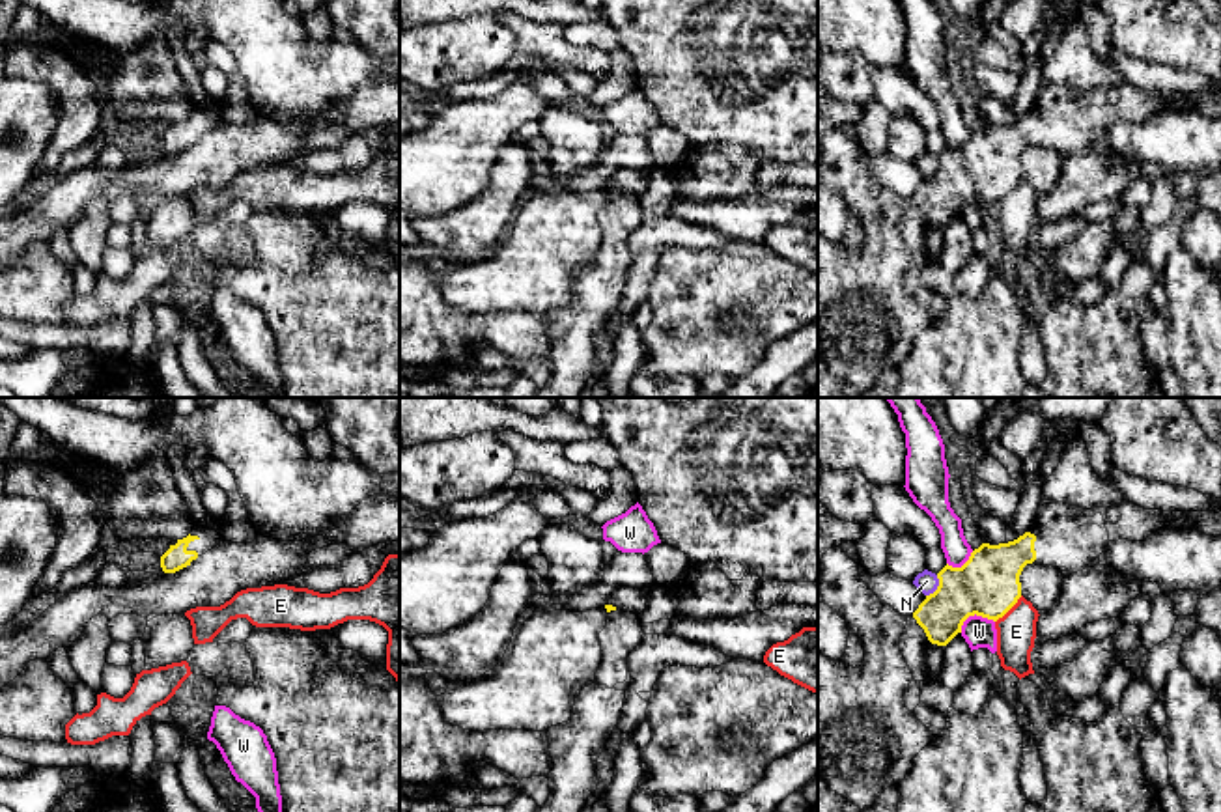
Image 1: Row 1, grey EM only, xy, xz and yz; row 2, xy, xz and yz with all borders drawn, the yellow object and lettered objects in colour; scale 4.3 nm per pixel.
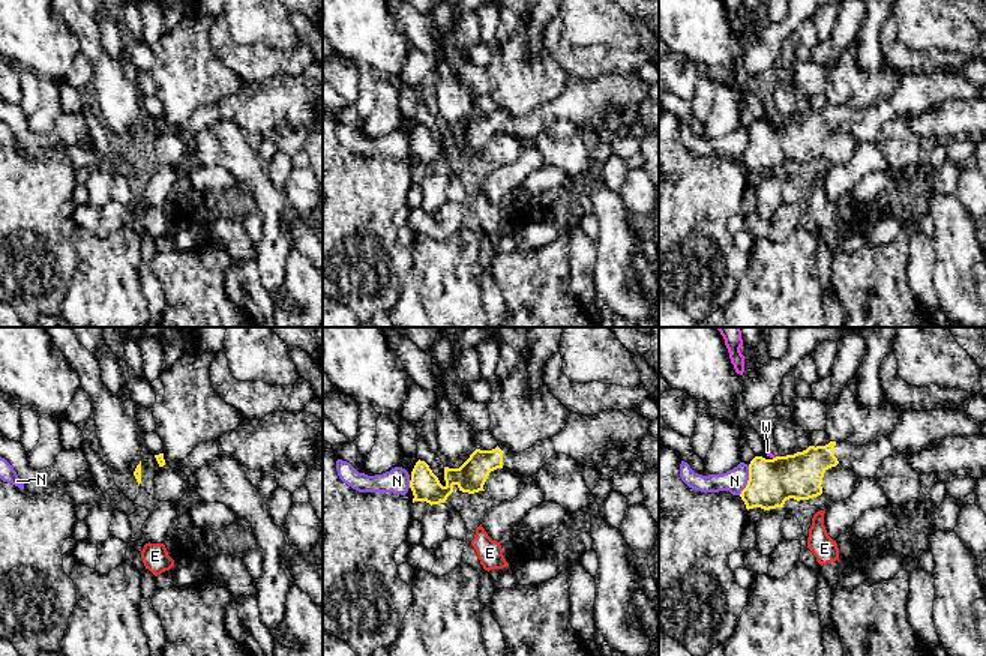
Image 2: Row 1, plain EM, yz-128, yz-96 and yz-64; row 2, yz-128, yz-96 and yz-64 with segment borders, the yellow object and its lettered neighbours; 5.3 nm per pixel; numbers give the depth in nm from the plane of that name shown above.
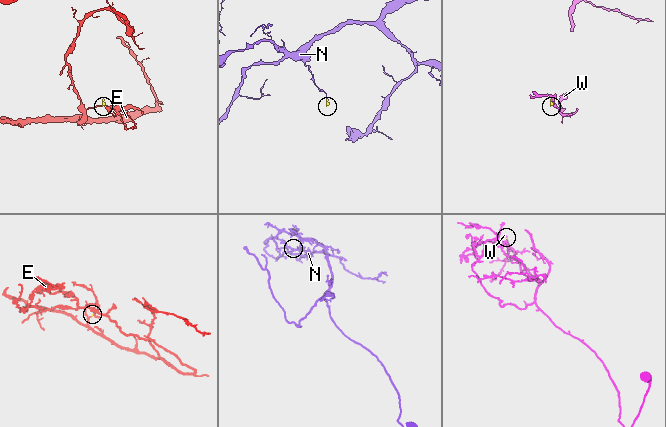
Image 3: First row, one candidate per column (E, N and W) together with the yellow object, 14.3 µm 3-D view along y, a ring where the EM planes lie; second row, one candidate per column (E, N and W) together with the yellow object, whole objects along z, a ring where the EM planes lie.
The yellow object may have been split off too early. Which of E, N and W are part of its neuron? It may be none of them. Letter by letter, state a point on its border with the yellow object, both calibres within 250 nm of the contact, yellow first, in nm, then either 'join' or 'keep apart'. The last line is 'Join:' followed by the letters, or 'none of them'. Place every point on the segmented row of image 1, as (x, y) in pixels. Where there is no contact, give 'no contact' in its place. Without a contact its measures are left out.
E: contact yz (1009, 609); calibres 280 and 170 nm; keep apart
N: contact yz (938, 587); calibres 280 and 90 nm; keep apart
W: contact yz (973, 615); calibres 280 and 130 nm; keep apart
Join: none of them

